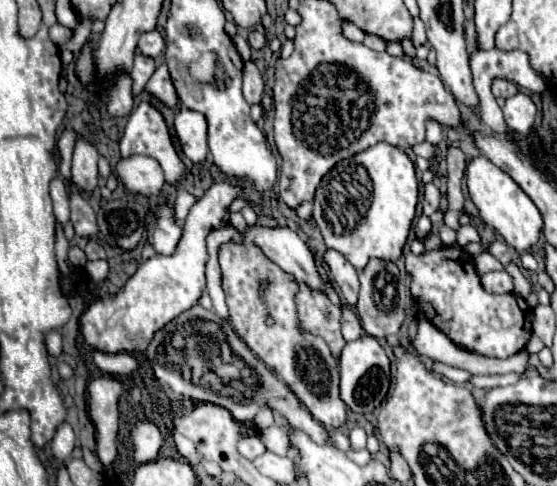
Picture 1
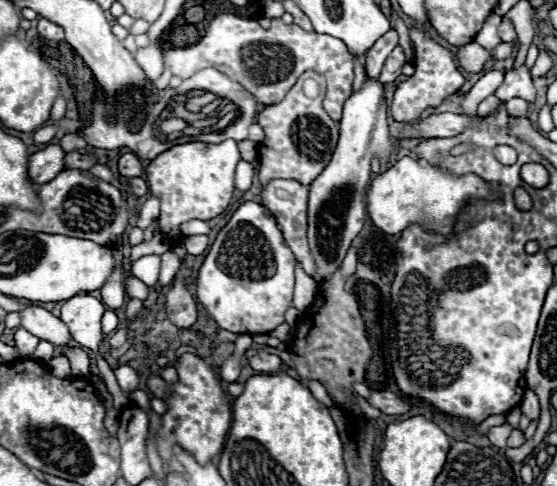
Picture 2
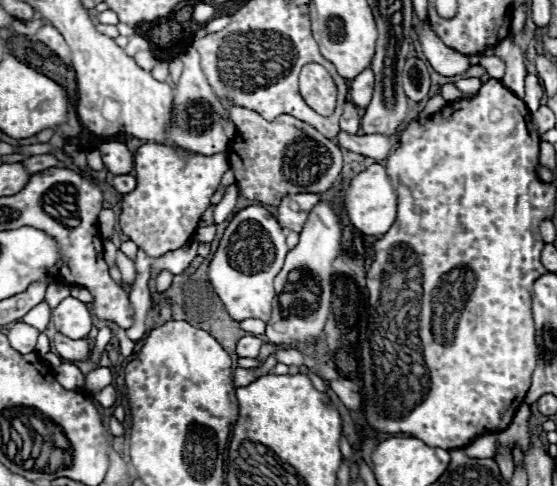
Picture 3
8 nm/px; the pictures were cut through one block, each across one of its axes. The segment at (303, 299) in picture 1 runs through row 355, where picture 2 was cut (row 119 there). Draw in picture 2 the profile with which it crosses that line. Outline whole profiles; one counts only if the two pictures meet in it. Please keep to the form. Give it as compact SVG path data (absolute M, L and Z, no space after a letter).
M220 14L210 22L206 34L196 44L166 50L164 64L172 70L174 76L180 78L212 66L224 72L230 80L242 84L264 106L282 100L302 72L316 70L324 76L328 74L328 96L324 100L324 110L336 122L342 116L344 102L352 96L354 56L346 50L342 40L328 34L306 32L296 24L284 24L280 18L272 18L272 26L262 28L256 20L238 18L234 14Z

